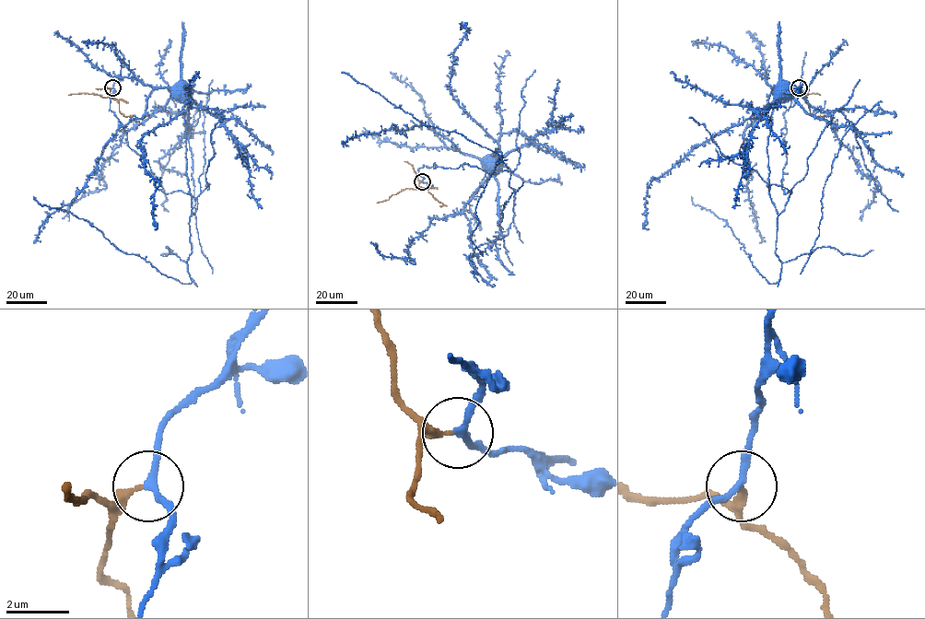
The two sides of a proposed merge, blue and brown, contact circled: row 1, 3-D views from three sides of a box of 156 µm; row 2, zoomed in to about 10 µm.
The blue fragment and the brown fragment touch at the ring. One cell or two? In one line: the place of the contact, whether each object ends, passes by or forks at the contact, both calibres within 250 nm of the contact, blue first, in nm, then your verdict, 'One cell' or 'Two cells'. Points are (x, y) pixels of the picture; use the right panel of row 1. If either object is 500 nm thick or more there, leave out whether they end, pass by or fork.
Place: (799, 87). At the ring blue passes by. At the ring brown ends. Thickness 200 nm (blue) against 240 nm. Two cells

